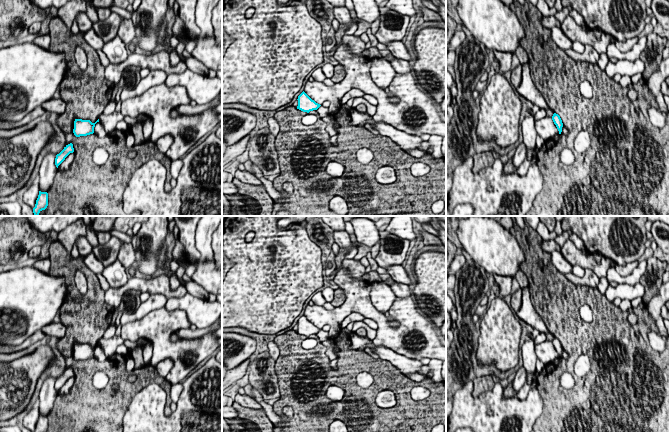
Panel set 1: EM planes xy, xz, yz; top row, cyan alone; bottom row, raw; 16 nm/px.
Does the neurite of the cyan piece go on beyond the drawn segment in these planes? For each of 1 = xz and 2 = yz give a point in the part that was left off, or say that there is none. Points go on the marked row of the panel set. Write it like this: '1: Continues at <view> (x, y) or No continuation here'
1: No continuation here
2: No continuation here

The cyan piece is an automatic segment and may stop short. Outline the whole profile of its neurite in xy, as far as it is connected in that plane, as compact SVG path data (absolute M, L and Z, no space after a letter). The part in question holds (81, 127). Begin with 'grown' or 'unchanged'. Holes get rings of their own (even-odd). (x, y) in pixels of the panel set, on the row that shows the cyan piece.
unchanged | M75 119L73 133L76 137L87 136L94 133L95 124L99 119L92 123L90 120Z

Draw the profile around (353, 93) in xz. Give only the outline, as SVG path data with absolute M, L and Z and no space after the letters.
M353 88L342 97L341 104L346 104L347 101L351 98L363 97L364 95L365 93L362 92L361 90Z

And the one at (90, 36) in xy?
M89 29L84 32L84 39L96 51L101 50L105 44L101 37L99 37L93 29Z

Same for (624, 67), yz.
M639 58L635 61L618 60L616 63L609 60L604 71L609 78L613 78L613 76L617 73L621 74L622 76L627 75L632 77L638 73L643 74L644 70L645 65Z

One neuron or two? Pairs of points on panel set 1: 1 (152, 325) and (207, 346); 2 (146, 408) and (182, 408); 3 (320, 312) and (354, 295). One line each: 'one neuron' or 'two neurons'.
1: one neuron
2: one neuron
3: one neuron

